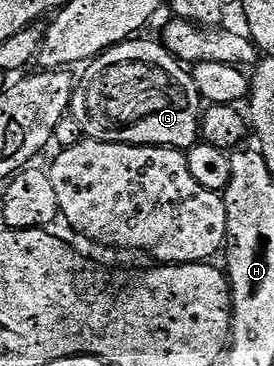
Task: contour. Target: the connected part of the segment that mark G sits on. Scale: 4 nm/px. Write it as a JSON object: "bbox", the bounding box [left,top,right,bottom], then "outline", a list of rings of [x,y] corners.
{"bbox":[69,39,201,151],"outline":[[[128,39],[112,45],[110,49],[103,50],[97,57],[90,58],[82,66],[79,78],[74,78],[69,89],[69,117],[79,124],[79,132],[84,138],[93,141],[108,141],[109,143],[125,143],[126,145],[158,145],[168,149],[186,151],[196,144],[201,137],[201,98],[195,90],[195,78],[190,72],[187,73],[182,64],[167,52],[166,48],[159,46],[153,41],[135,41],[139,39]]]}

